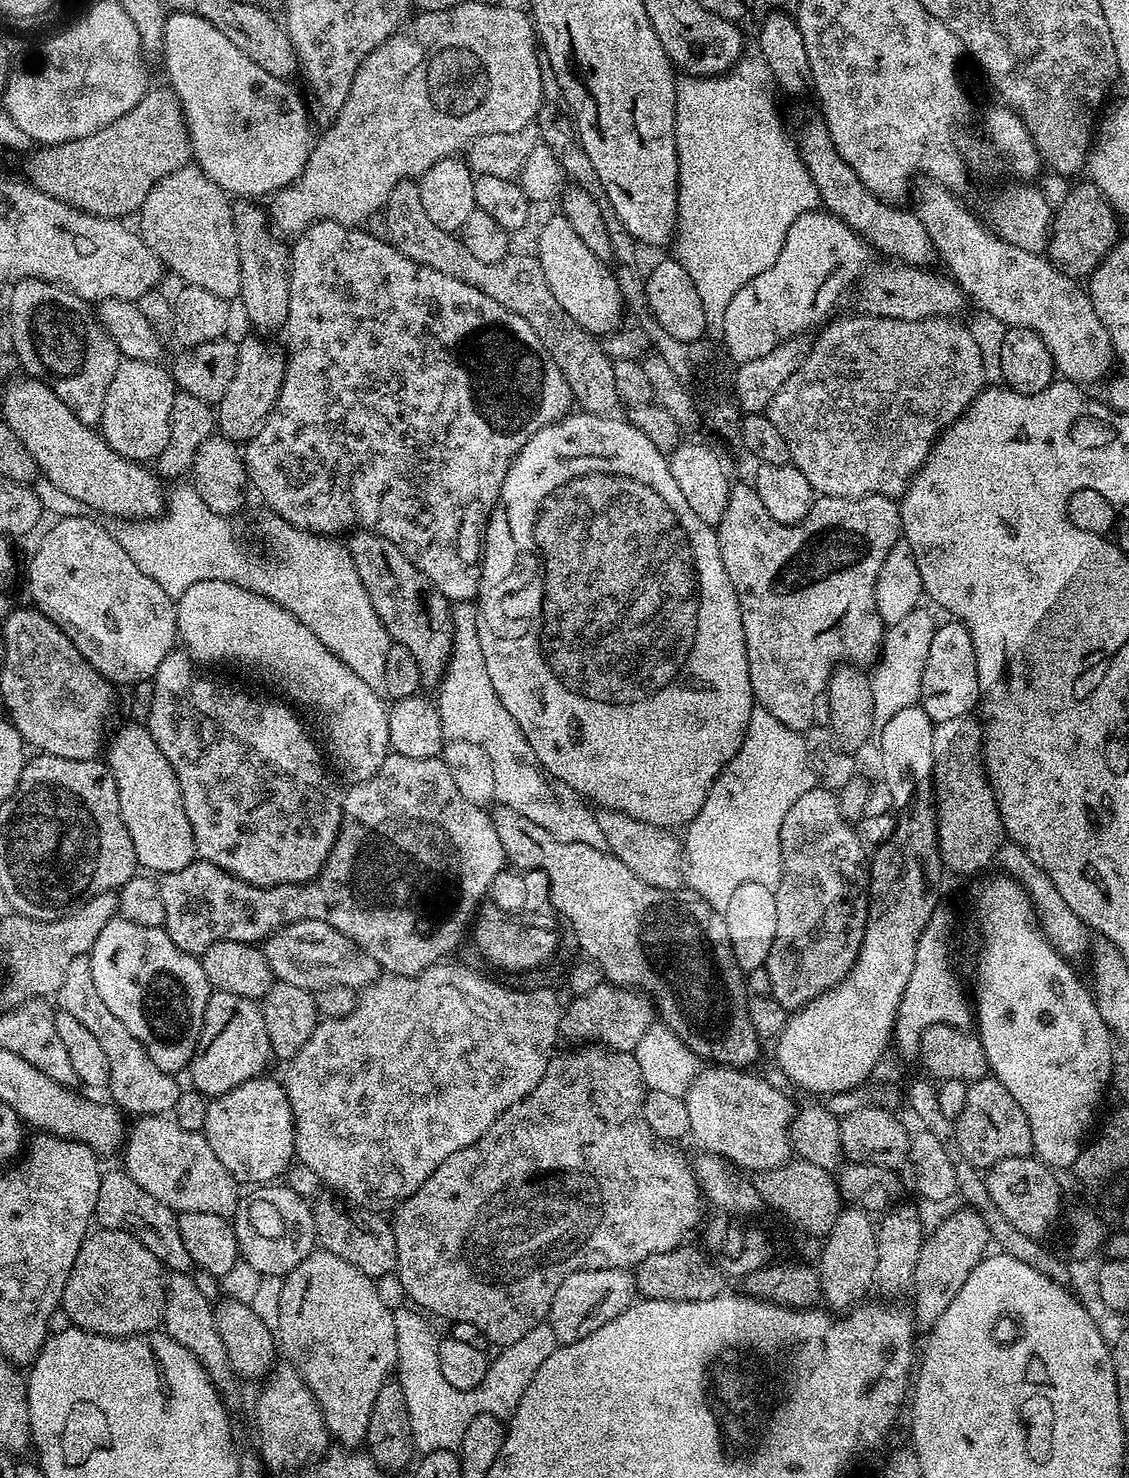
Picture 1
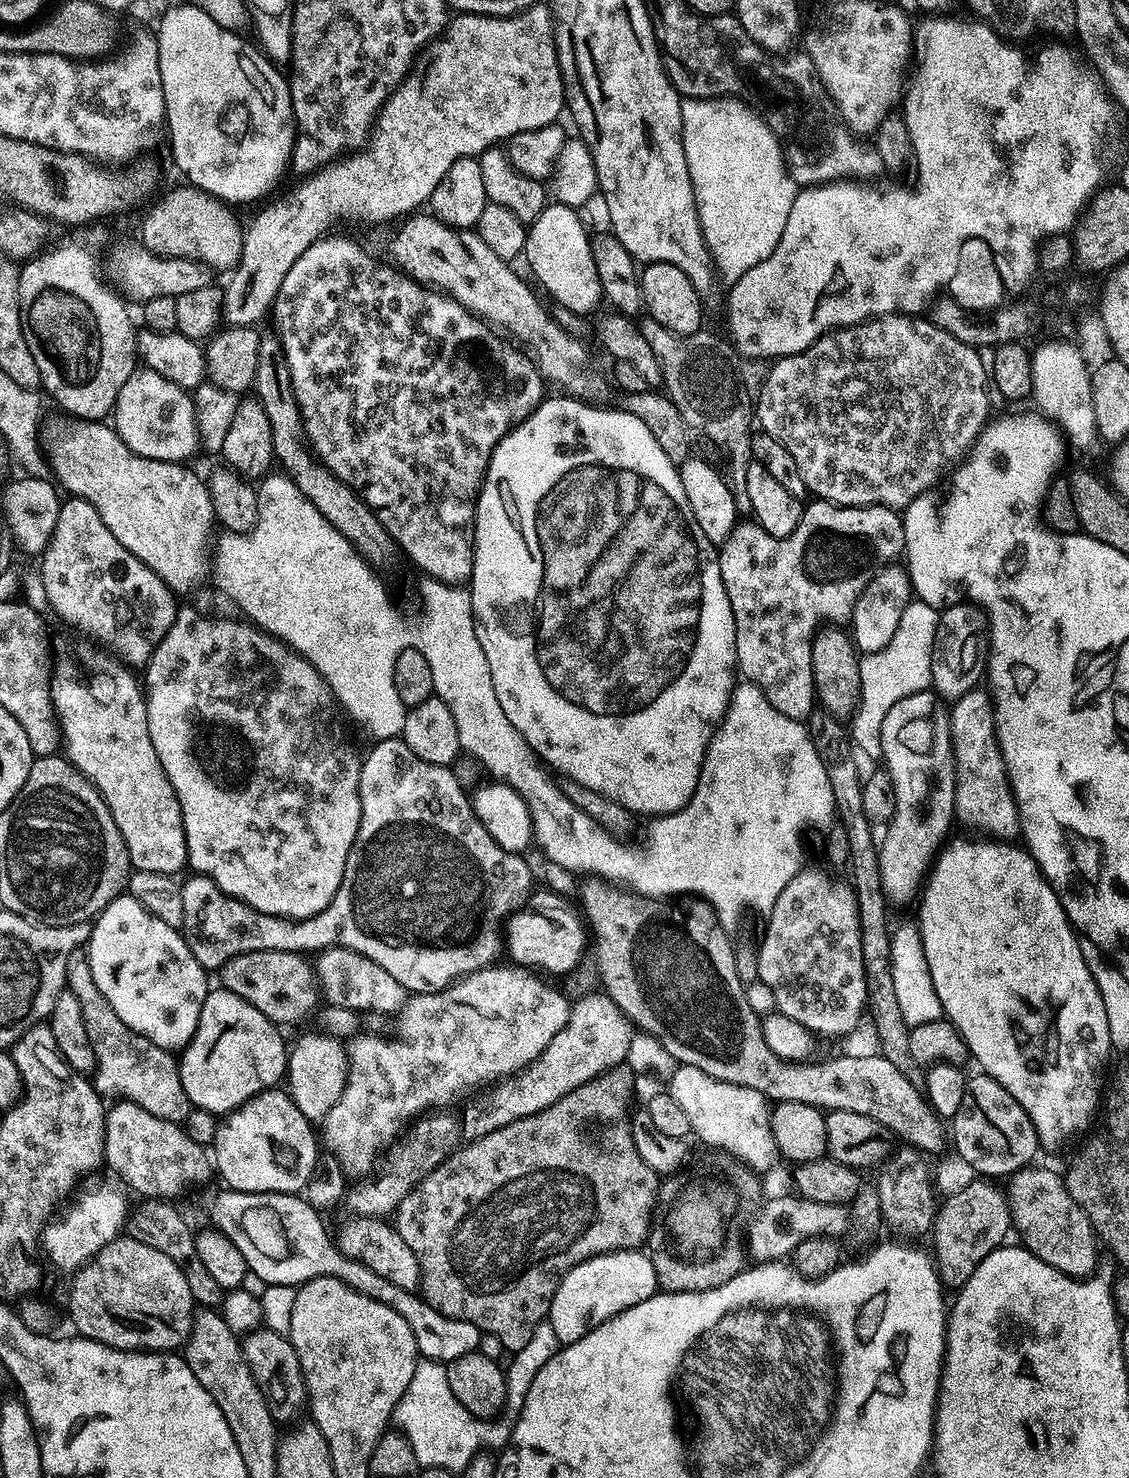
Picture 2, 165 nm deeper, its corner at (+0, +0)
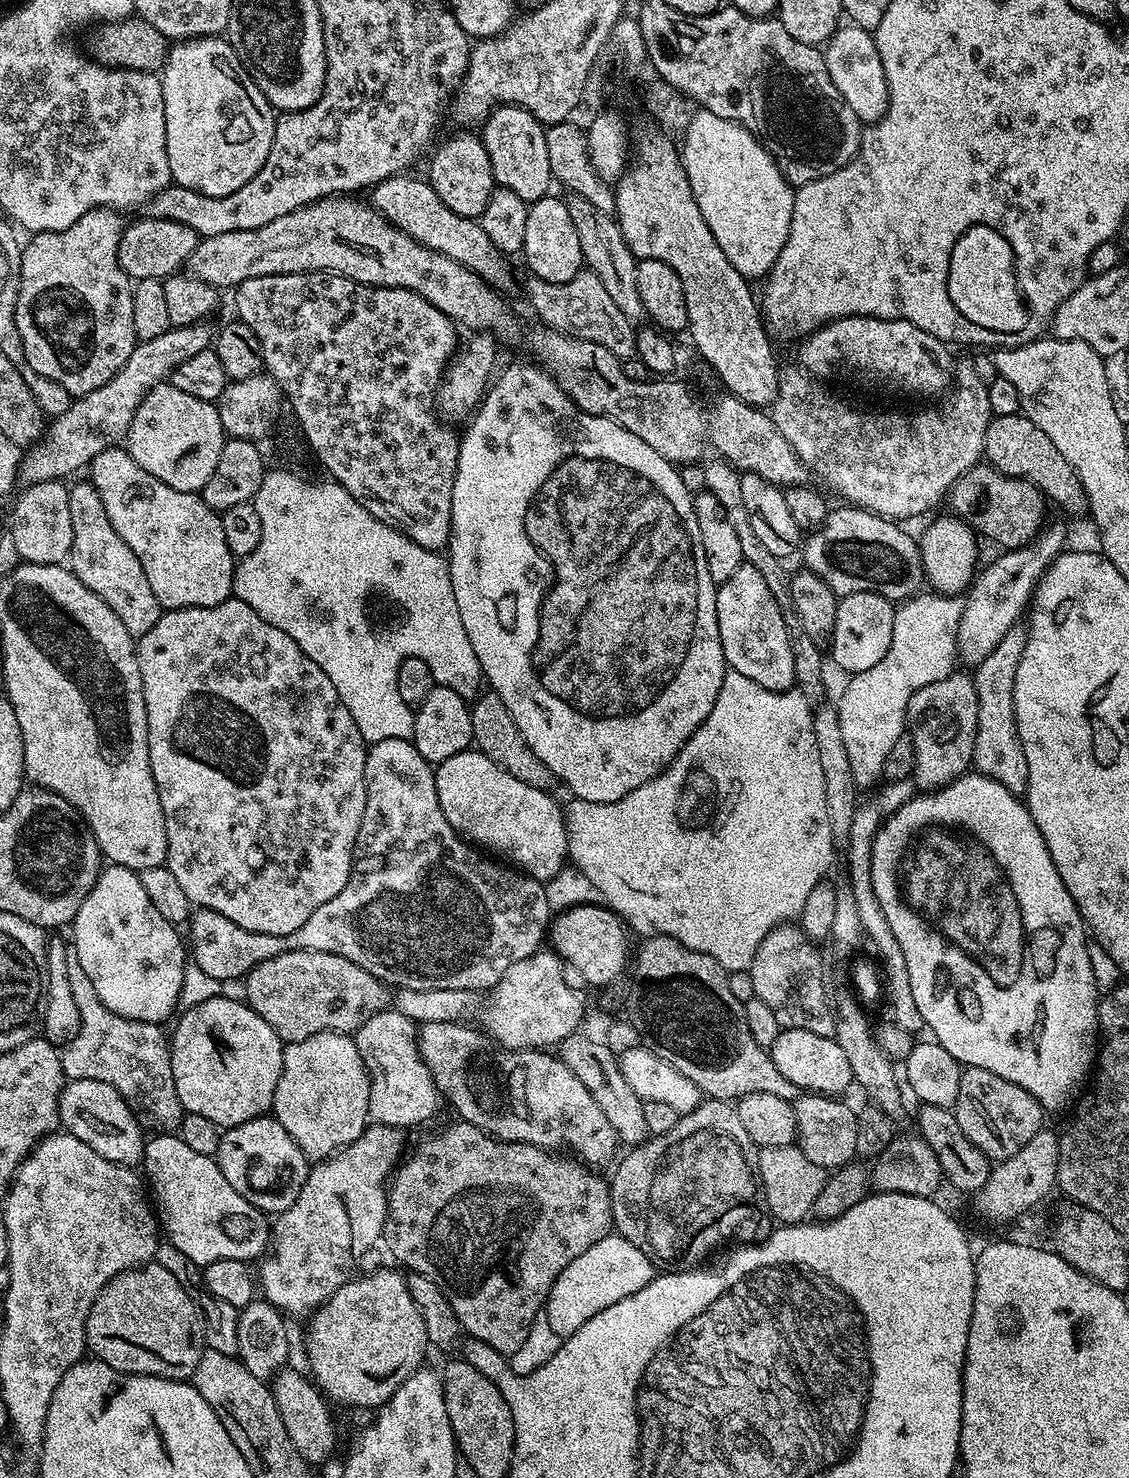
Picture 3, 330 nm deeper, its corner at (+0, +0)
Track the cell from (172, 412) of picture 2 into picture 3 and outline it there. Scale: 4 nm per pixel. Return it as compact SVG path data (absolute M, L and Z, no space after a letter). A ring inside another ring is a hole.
M165 382L155 384L142 398L130 422L126 447L146 474L154 474L174 490L199 493L210 482L214 466L218 466L225 439L220 409L213 401L194 398L194 394L185 394Z

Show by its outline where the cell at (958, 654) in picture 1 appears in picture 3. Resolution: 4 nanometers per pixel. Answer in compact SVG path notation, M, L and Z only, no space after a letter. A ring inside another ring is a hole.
M1049 523L1035 540L1025 548L1005 551L989 568L981 567L974 583L967 591L964 600L962 618L958 622L956 635L956 655L959 663L975 666L984 661L1002 642L1002 638L1014 625L1020 615L1025 615L1029 607L1041 572L1051 566L1052 561L1065 551L1068 540L1068 528L1064 524Z

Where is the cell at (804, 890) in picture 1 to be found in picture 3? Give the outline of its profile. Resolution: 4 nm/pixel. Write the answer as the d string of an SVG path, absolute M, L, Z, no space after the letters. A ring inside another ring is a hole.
M777 926L754 954L747 971L753 979L753 994L772 1011L781 1029L797 1028L835 1037L836 1013L823 984L821 957L821 949L800 926Z

